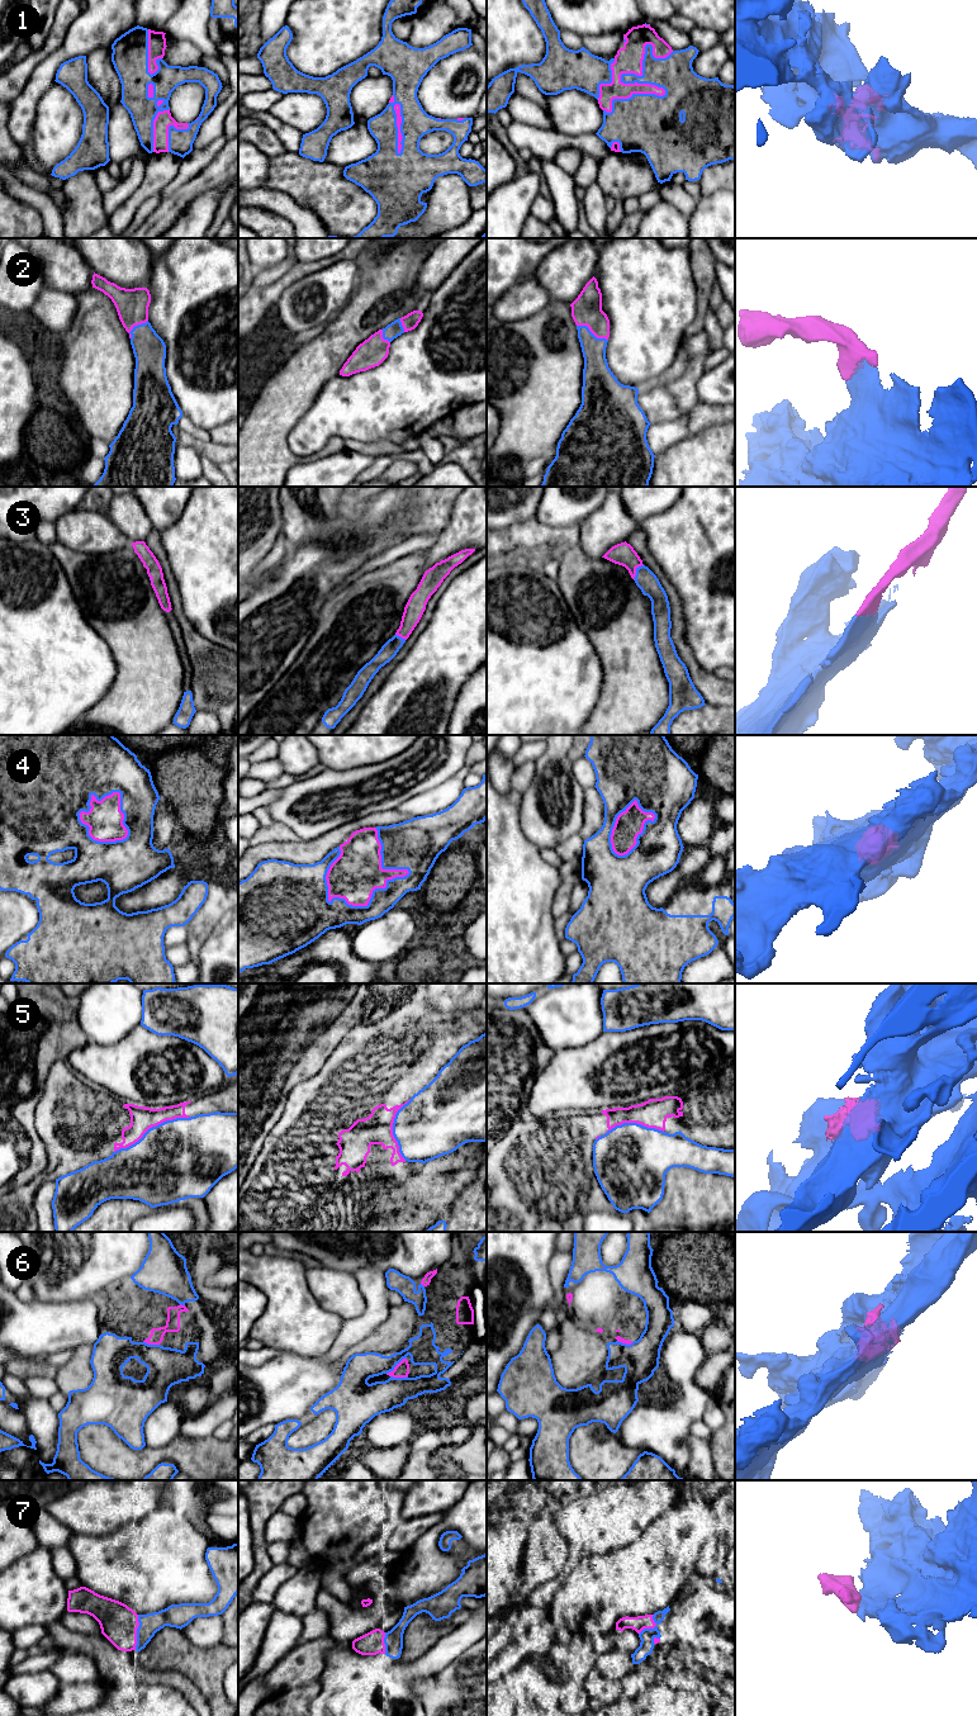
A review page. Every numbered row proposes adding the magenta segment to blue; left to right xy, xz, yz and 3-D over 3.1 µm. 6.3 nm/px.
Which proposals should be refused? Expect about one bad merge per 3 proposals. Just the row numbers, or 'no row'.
5

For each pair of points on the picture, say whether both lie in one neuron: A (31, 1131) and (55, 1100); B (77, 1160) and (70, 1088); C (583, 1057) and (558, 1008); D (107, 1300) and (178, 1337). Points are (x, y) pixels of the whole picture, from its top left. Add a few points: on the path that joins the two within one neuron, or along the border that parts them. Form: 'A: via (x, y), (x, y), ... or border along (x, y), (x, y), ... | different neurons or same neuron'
A: border along (39, 1095), (34, 1110), (34, 1128), (46, 1152) | different neurons
B: via (63, 1142), (63, 1105) | same neuron
C: border along (602, 1030), (583, 1046), (561, 1048), (555, 1052) | different neurons
D: via (124, 1302), (136, 1307), (148, 1308), (160, 1319) | same neuron

